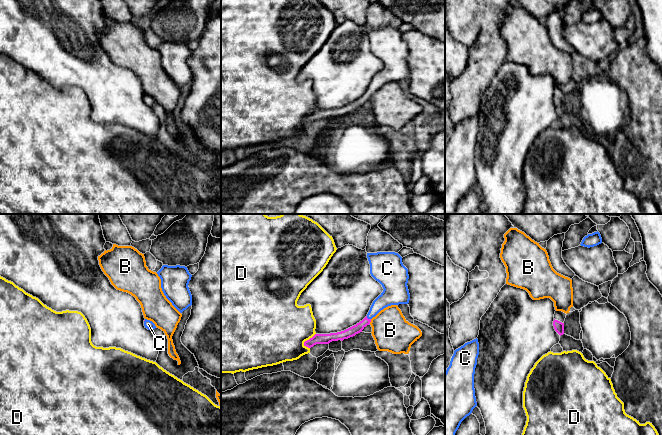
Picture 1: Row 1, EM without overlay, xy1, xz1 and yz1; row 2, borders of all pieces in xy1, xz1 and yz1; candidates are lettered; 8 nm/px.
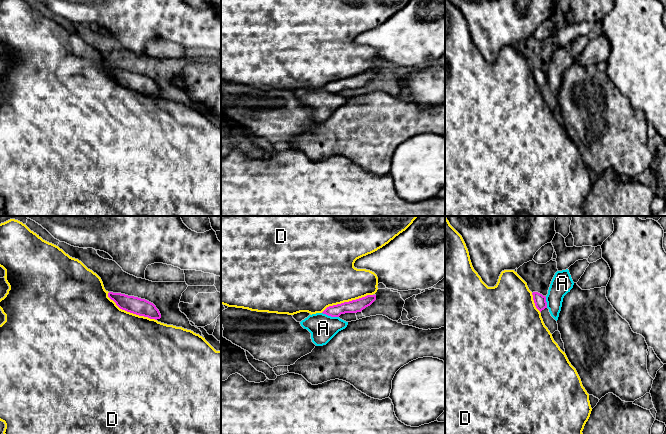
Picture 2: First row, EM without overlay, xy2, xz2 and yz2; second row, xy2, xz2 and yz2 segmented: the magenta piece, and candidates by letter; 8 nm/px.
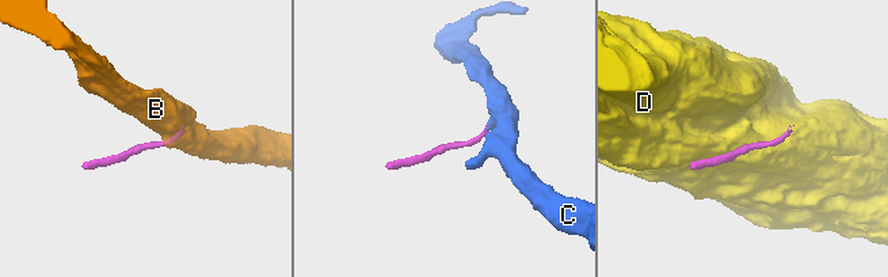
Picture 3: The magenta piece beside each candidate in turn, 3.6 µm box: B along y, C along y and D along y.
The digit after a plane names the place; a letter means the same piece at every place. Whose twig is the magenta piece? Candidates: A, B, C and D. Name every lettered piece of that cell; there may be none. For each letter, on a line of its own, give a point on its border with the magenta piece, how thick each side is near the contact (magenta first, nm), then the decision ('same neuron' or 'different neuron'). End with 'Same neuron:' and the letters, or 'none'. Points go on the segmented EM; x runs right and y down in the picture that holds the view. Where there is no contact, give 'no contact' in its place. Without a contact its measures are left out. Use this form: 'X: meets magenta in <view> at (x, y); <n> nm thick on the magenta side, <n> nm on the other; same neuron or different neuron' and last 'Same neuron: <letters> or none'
A: meets magenta in xz2 at (330, 315); 110 nm thick on the magenta side, 220 nm on the other; different neuron
B: meets magenta in xz1 at (370, 321); 80 nm thick on the magenta side, 300 nm on the other; different neuron
C: meets magenta in xz1 at (367, 318); 80 nm thick on the magenta side, 140 nm on the other; same neuron
D: meets magenta in xy2 at (131, 312); 140 nm thick on the magenta side, 500 nm on the other; different neuron
Same neuron: C

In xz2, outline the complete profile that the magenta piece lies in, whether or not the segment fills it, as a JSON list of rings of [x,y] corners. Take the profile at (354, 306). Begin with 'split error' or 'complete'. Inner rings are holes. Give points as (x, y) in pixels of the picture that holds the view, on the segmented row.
complete; [[[367,295],[356,300],[329,306],[322,313],[331,317],[339,317],[345,313],[357,313],[370,306],[375,300],[376,295]]]

